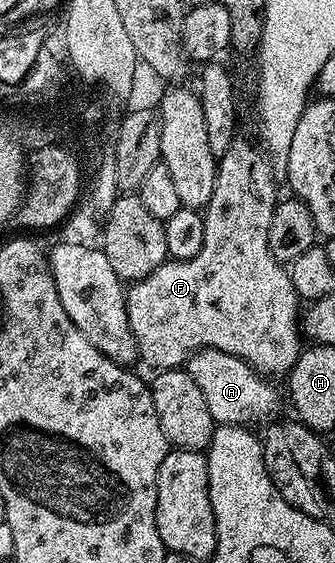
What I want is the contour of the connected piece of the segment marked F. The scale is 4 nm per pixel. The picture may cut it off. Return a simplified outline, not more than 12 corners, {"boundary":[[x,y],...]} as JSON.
{"boundary":[[217,159],[197,257],[126,288],[139,359],[221,349],[264,377],[301,350],[269,253],[270,160]]}

